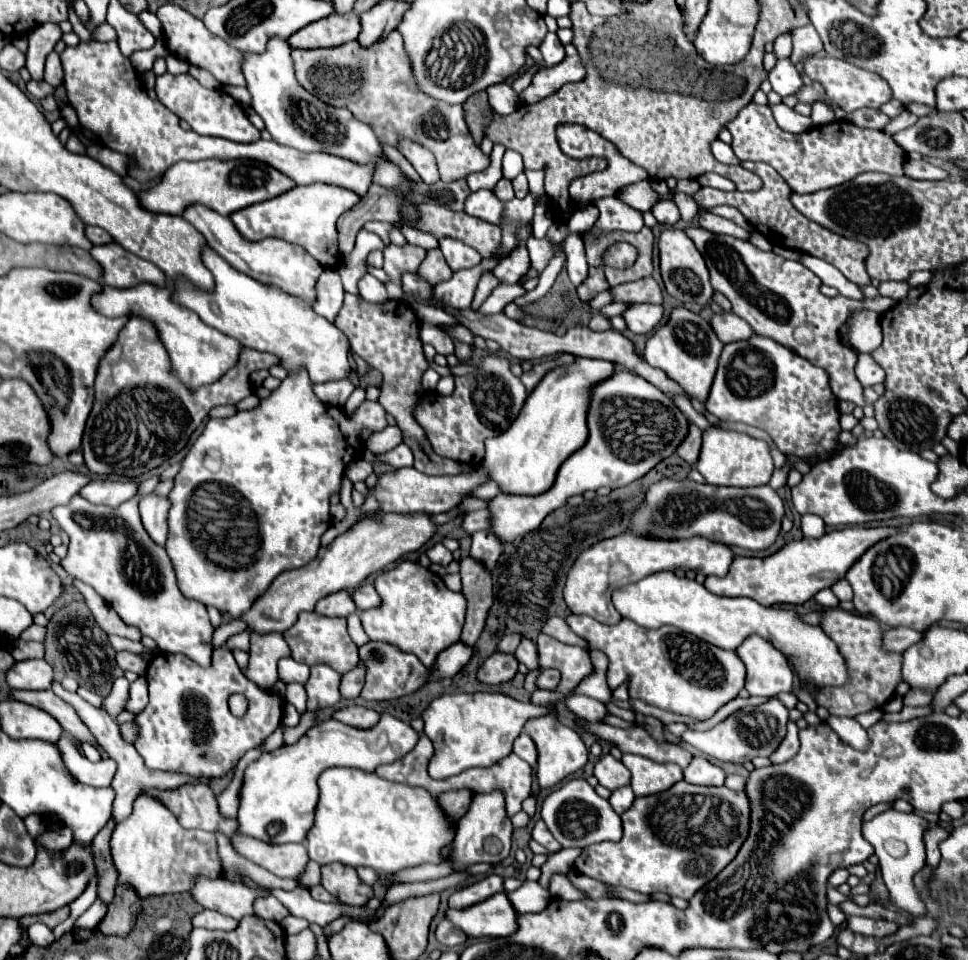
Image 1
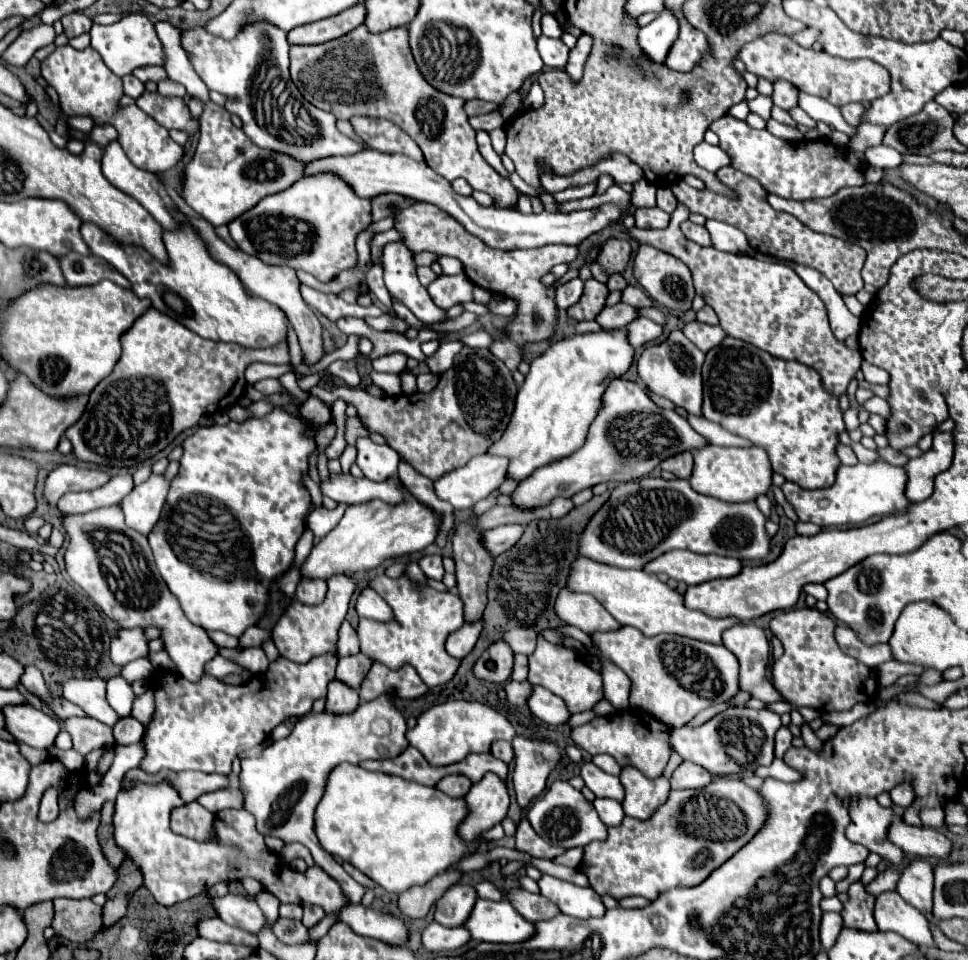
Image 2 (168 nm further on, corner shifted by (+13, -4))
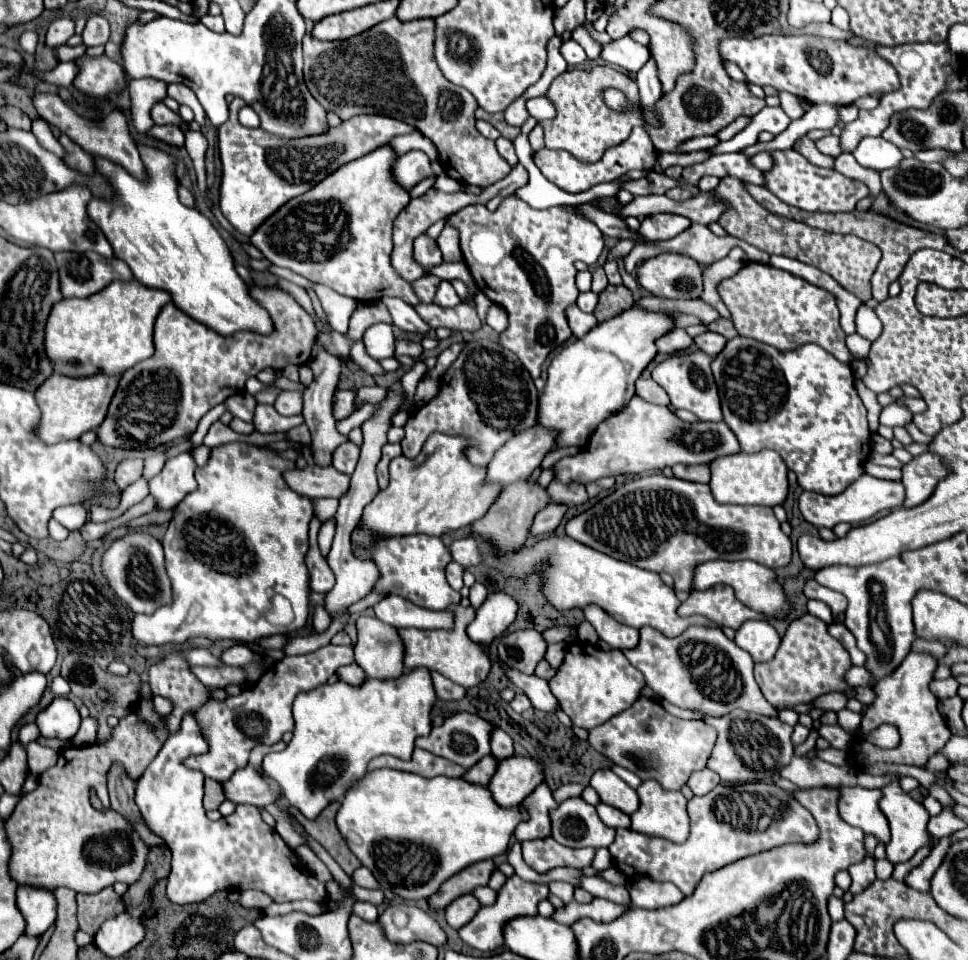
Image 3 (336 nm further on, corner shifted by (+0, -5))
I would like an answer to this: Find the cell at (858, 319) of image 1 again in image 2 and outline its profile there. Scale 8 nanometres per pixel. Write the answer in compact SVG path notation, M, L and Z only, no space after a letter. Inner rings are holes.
M862 361L862 373L864 373L864 379L872 385L888 385L888 381L890 381L890 375L886 371L882 371L866 361Z

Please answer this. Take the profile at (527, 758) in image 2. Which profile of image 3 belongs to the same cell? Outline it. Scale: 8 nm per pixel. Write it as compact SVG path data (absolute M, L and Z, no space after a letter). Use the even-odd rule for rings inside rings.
M545 780L521 802L523 810L527 812L527 820L523 820L515 828L515 836L519 842L533 840L533 838L545 838L549 836L549 810L557 808L557 802L553 798L551 788L545 784Z

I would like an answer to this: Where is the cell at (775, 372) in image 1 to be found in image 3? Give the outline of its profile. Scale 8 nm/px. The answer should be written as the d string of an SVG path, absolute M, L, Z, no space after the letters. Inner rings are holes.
M737 336L737 338L733 338L733 340L727 342L727 346L723 348L723 352L713 360L711 368L713 368L713 376L715 376L715 382L717 382L717 388L719 388L719 398L721 398L721 408L723 408L723 420L733 430L733 434L737 436L743 452L753 454L753 452L759 452L763 448L777 450L781 454L781 458L785 460L787 468L797 474L799 486L803 490L813 490L817 494L826 496L835 496L841 494L841 492L845 492L847 486L853 484L863 474L861 466L869 458L869 450L867 450L869 448L869 426L867 426L867 410L865 410L865 406L863 406L857 390L855 390L855 378L853 378L851 366L841 364L829 352L825 352L823 348L819 348L817 344L805 344L805 346L797 348L797 350L791 350L791 352L779 352L773 346L765 346L763 342L757 342L753 338L741 338L741 336Z

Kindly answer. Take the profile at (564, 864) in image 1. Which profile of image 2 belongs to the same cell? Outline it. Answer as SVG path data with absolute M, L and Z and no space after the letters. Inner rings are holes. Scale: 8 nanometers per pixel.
M576 847L576 849L568 849L564 855L556 857L554 863L566 865L566 867L578 867L578 865L580 865L580 859L582 859L582 849Z

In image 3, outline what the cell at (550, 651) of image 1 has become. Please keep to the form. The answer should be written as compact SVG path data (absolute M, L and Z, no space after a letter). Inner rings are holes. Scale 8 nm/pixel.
M575 642L567 648L563 664L549 680L549 688L559 700L561 710L573 720L575 726L581 726L585 730L591 730L617 712L629 708L637 700L643 686L645 678L641 676L641 672L637 672L637 668L629 664L629 660L625 660L621 650L603 652L599 646L589 646L585 642Z

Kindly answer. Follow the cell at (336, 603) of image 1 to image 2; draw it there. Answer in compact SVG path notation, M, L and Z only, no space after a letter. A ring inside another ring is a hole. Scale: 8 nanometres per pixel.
M304 577L300 579L298 587L296 587L296 599L306 603L306 605L316 605L324 599L326 595L326 581L324 579L310 579L310 577Z

